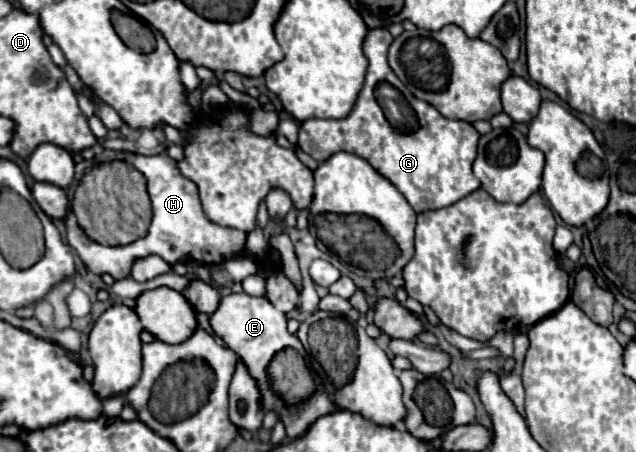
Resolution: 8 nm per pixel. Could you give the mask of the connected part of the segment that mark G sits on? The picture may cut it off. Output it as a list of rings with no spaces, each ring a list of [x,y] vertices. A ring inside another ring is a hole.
[[[387,28],[369,30],[369,36],[365,40],[365,56],[369,60],[369,68],[365,76],[365,86],[357,98],[355,108],[347,118],[341,120],[311,118],[303,122],[298,133],[298,145],[317,162],[325,162],[337,152],[351,152],[367,160],[379,174],[383,174],[389,182],[397,186],[397,190],[407,198],[417,214],[447,208],[481,186],[481,182],[473,174],[473,162],[477,158],[477,144],[481,134],[469,122],[449,120],[441,116],[437,108],[425,104],[423,100],[417,100],[401,84],[401,80],[397,80],[387,64],[387,50],[391,42],[393,36]],[[381,82],[393,84],[417,112],[419,128],[417,132],[413,132],[413,136],[397,136],[393,128],[389,128],[389,122],[385,120],[381,106],[373,94],[375,86]]]

